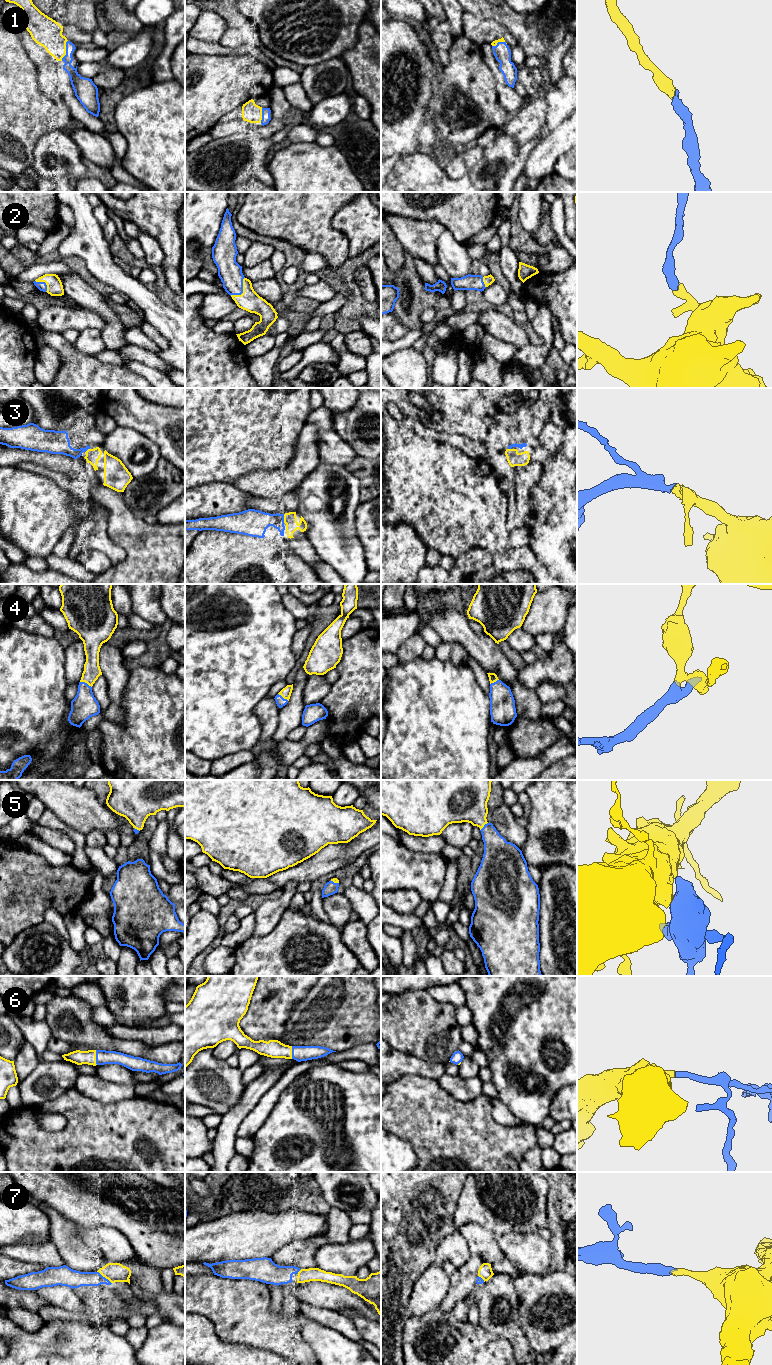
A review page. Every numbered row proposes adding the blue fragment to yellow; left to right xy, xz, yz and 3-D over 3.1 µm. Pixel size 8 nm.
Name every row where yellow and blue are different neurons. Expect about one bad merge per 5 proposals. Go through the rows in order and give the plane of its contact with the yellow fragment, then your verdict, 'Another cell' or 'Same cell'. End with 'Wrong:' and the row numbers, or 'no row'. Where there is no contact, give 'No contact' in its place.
1: Touches yellow in xy. Same cell
2: Touches yellow in xz. Same cell
3: Touches yellow in xz. Same cell
4: Touches yellow in xy. Same cell
5: Touches yellow in yz. Same cell
6: Touches yellow in xy. Same cell
7: Touches yellow in xy. Same cell
Wrong: no row

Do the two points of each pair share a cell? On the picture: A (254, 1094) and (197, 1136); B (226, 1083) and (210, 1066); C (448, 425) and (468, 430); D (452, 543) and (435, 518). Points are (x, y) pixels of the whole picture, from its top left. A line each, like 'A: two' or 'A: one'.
A: two
B: one
C: one
D: one

